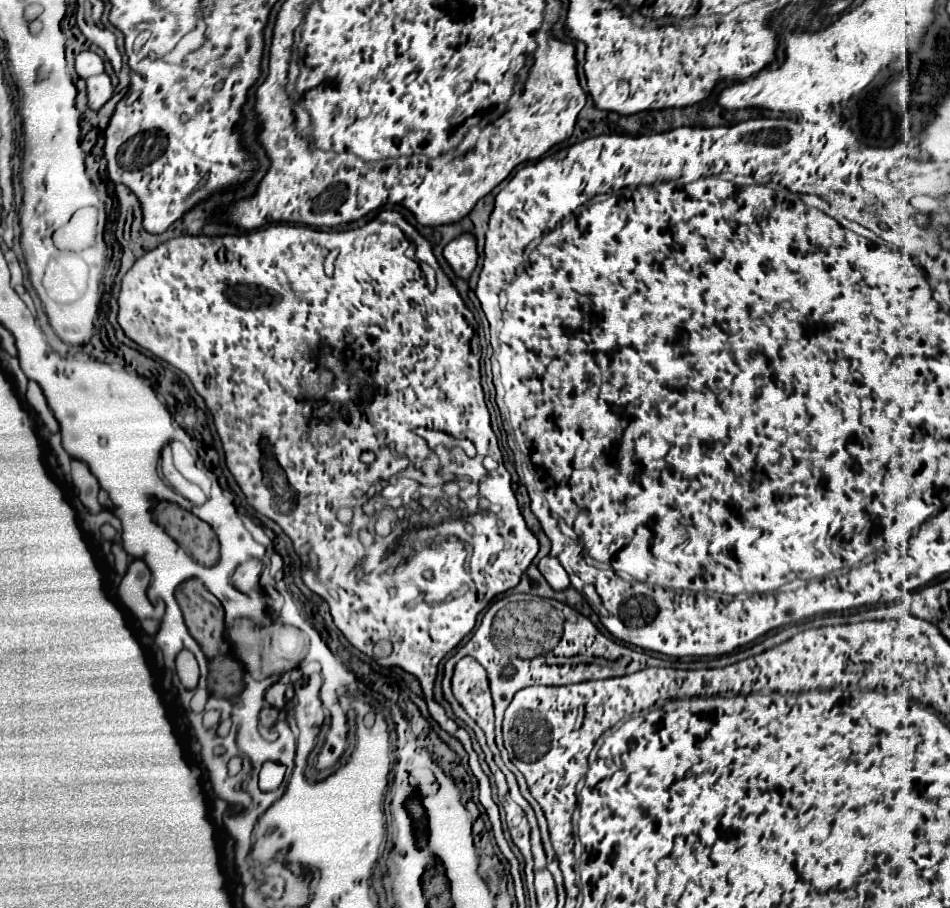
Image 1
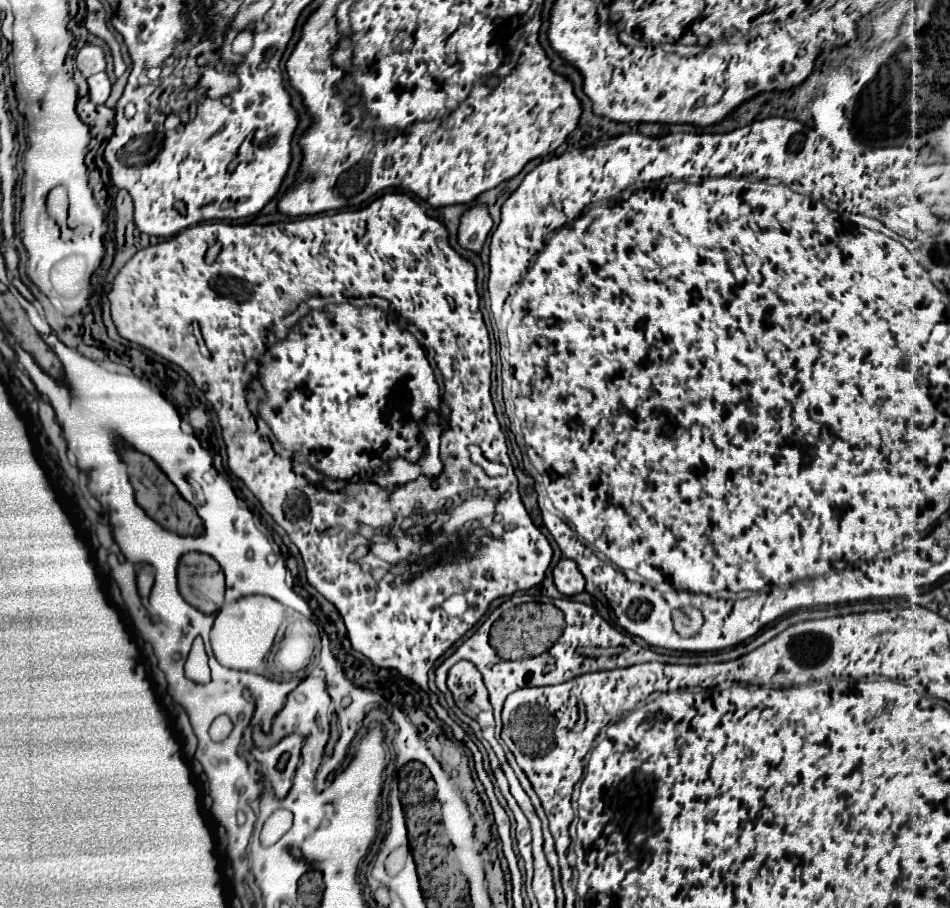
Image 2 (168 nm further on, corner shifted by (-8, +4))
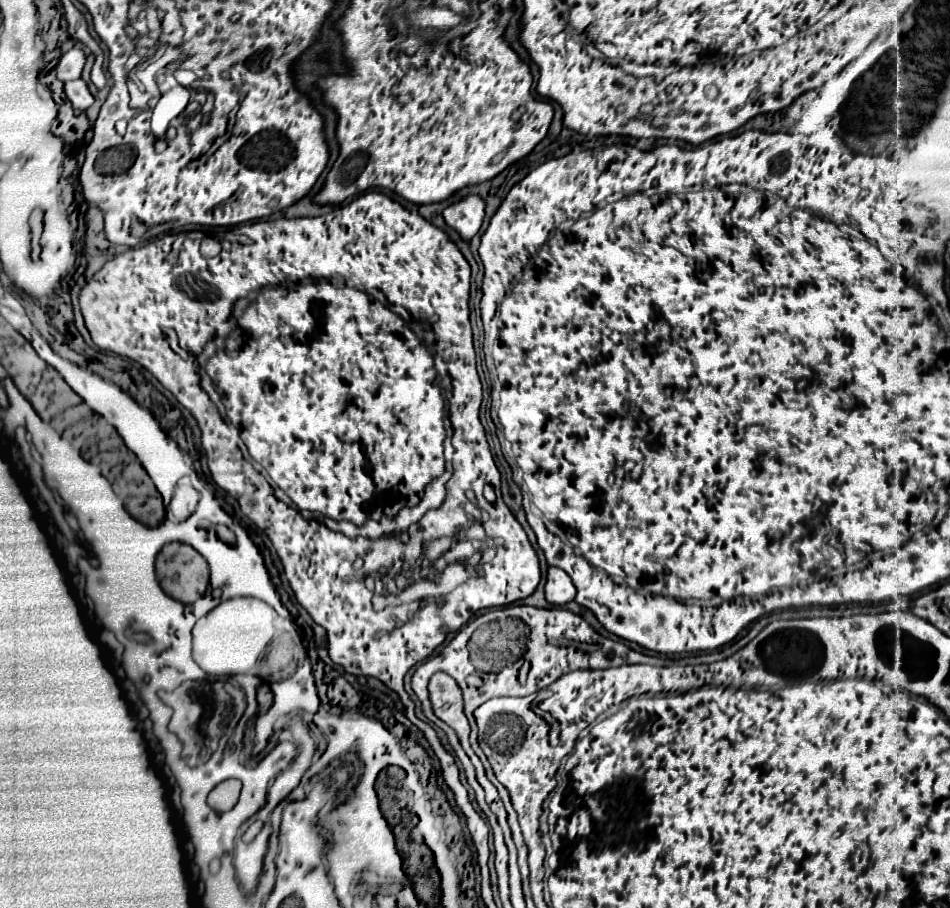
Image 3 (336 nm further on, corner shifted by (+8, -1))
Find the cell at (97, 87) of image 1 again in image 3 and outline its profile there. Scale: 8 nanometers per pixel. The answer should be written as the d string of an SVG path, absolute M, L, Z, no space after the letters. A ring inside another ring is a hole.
M76 79L76 81L68 81L64 85L64 91L68 95L68 99L72 101L72 107L74 109L80 109L80 111L86 111L92 103L94 103L94 97L86 85L86 81L82 79Z

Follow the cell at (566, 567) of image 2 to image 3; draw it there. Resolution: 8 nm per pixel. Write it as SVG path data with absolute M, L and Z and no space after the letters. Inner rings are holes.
M558 567L548 569L544 591L546 591L548 603L552 603L552 605L570 603L570 601L574 601L574 595L576 595L576 587L572 585L568 573Z

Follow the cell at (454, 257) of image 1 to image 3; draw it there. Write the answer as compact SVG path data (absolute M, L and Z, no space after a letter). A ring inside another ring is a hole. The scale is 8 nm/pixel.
M466 197L458 203L452 203L444 209L444 221L454 229L464 241L470 241L484 219L484 201L480 197Z

